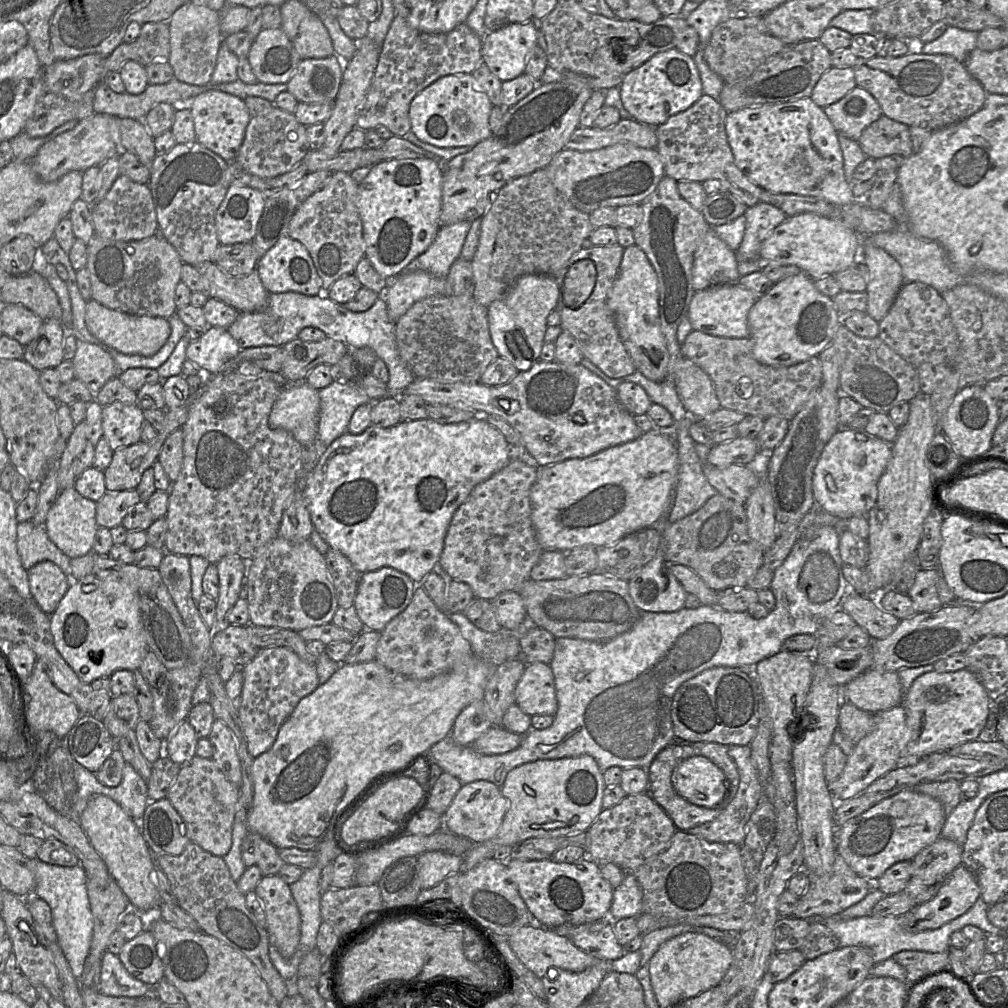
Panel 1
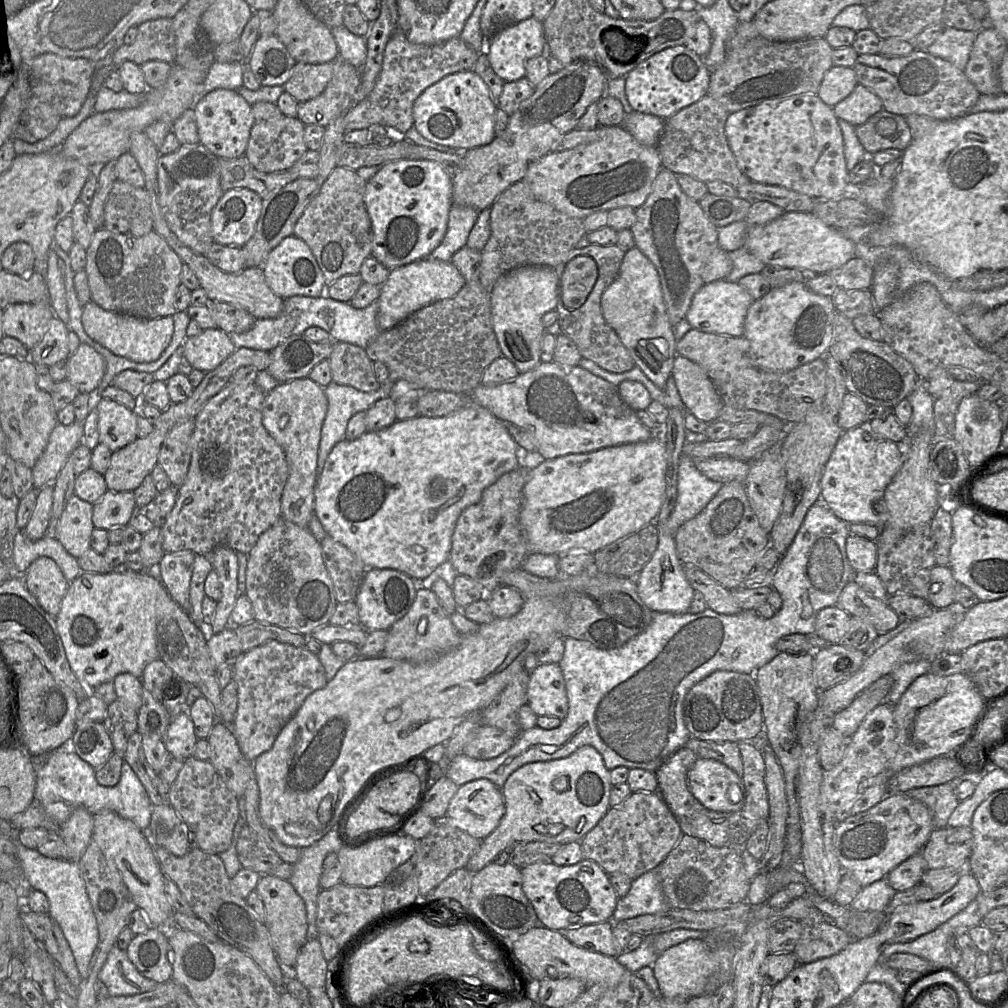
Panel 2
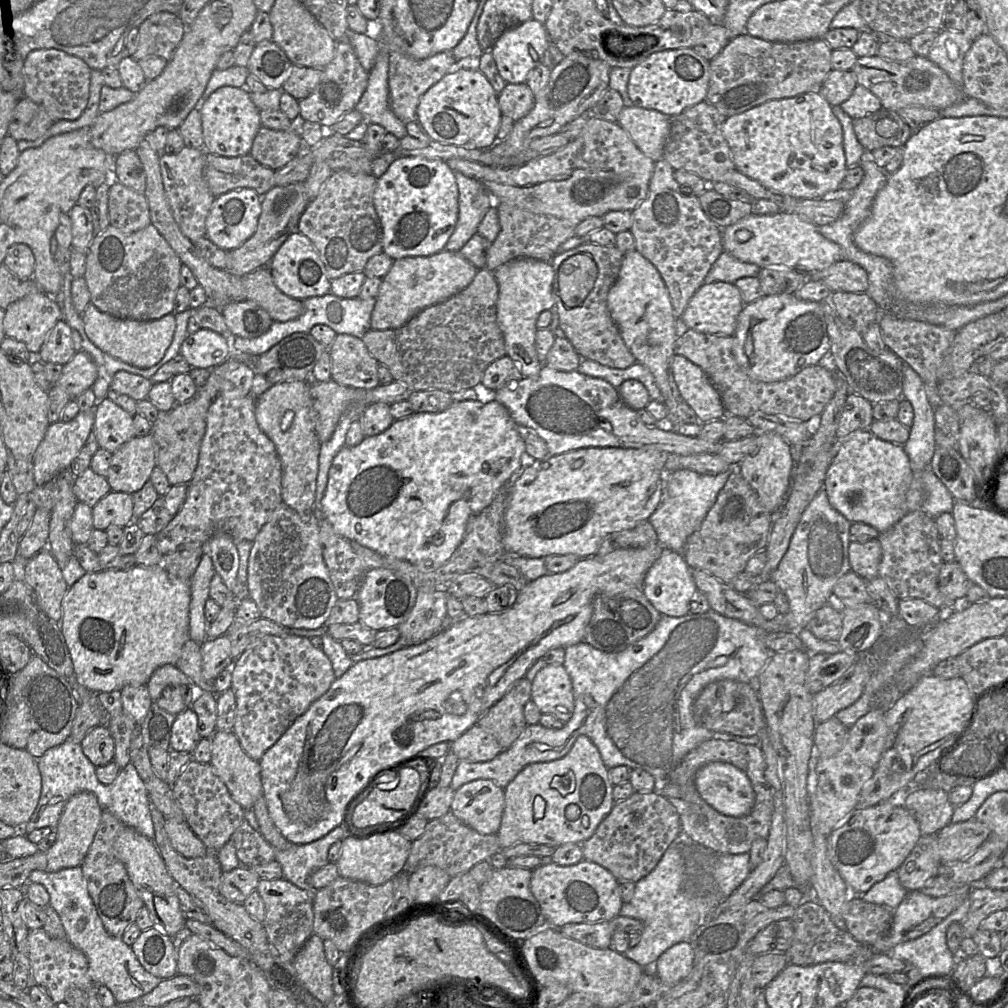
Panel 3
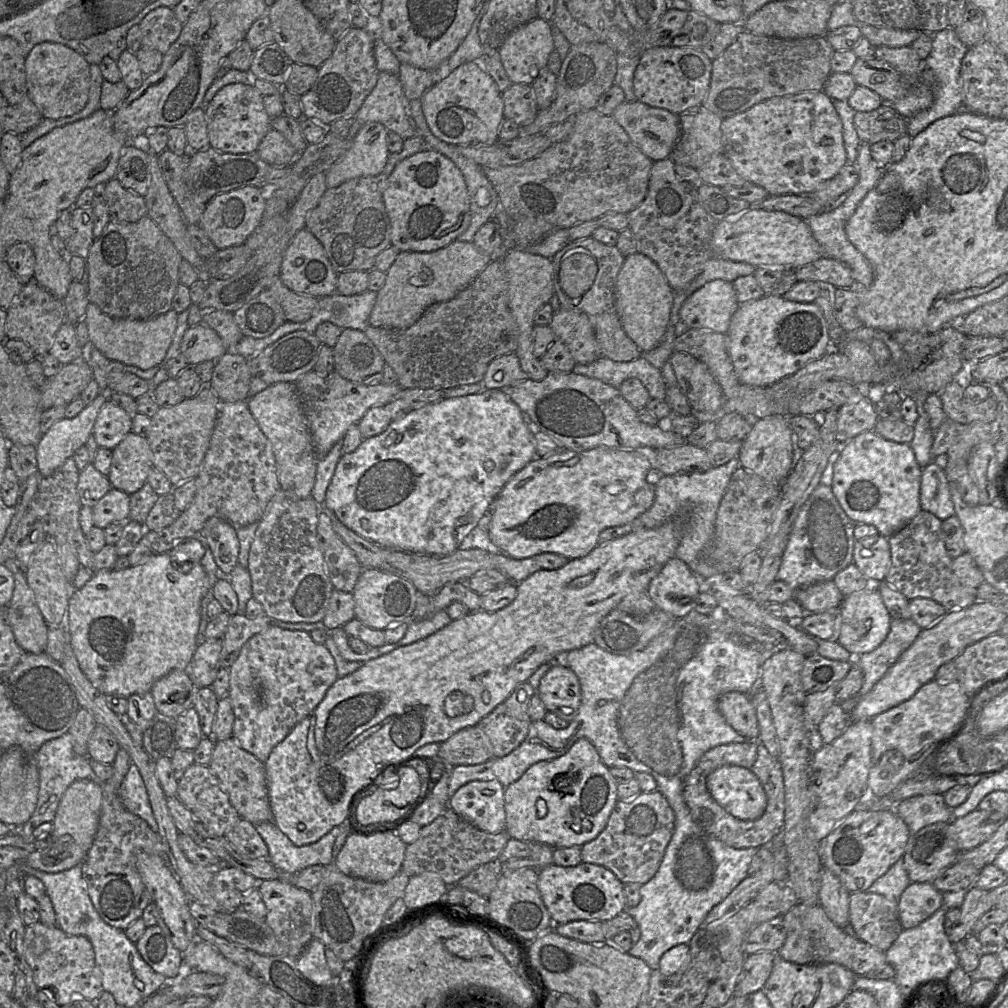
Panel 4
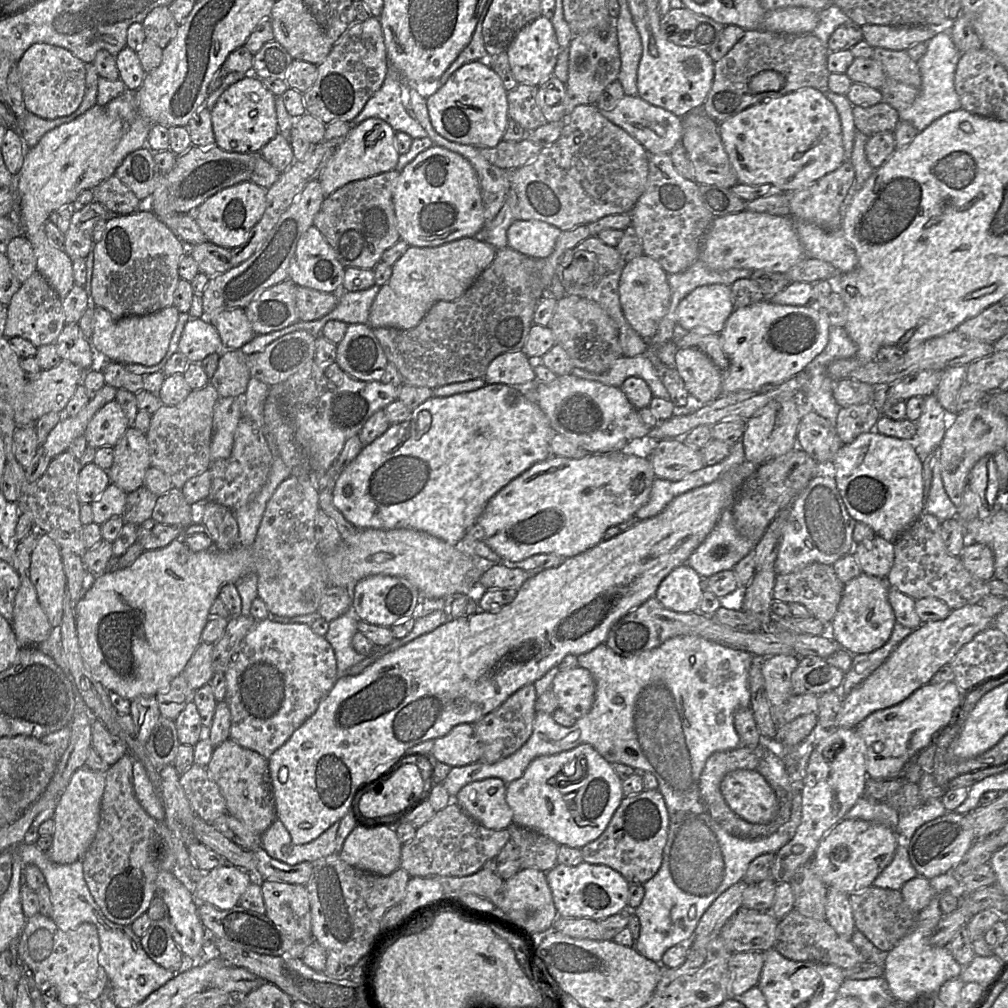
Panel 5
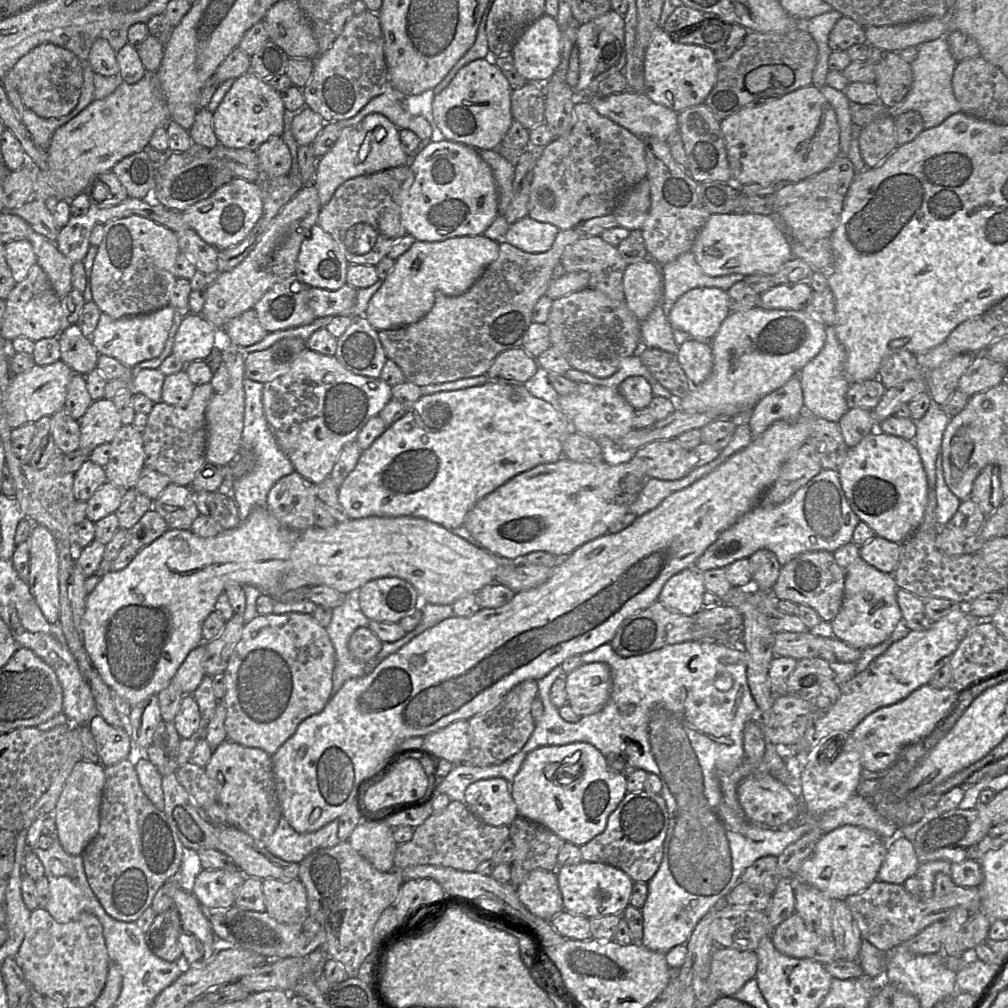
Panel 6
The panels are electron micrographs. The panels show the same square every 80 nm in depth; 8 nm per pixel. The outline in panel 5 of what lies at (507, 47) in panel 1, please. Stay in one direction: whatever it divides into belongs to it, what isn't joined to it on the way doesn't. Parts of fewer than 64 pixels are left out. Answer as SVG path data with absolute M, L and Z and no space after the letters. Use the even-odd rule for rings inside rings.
M539 16L522 28L506 50L510 68L519 83L539 86L553 75L560 46L551 19Z

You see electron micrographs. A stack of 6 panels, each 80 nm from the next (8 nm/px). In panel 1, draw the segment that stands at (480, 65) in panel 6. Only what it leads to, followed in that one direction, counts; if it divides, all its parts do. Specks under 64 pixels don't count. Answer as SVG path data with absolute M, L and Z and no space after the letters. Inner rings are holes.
M458 73L446 75L434 81L411 101L409 109L411 131L419 140L441 148L476 146L492 135L489 126L492 108L491 101L486 93L477 87L472 74Z

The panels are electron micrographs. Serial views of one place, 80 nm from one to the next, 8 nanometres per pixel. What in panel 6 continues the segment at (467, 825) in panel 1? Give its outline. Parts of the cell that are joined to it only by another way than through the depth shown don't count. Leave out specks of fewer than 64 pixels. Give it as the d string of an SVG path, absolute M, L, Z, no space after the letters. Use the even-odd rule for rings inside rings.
M504 778L473 782L465 790L464 802L479 819L492 826L509 826L518 816L510 784Z

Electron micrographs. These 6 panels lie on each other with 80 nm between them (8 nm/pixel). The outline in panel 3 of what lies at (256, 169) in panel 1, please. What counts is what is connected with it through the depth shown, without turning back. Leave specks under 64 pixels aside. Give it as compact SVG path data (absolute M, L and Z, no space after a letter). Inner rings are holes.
M298 125L289 130L272 130L263 126L258 130L249 155L261 165L277 170L293 160L302 147L302 138L298 132Z

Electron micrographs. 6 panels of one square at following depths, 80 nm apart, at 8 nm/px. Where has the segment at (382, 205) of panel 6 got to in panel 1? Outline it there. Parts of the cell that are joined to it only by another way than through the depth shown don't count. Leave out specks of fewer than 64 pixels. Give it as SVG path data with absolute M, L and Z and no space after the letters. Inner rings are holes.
M333 172L325 185L297 208L289 221L287 236L306 247L322 281L323 290L328 290L340 277L354 274L358 263L365 257L363 226L357 207L358 187L359 183L352 179L350 173Z

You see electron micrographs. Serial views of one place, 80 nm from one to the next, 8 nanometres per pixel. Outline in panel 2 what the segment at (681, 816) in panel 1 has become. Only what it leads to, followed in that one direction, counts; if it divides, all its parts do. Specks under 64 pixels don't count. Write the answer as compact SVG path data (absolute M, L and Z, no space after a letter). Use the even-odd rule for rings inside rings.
M683 746L655 771L658 793L676 818L704 807L692 795L687 785L687 773L697 759L691 749Z

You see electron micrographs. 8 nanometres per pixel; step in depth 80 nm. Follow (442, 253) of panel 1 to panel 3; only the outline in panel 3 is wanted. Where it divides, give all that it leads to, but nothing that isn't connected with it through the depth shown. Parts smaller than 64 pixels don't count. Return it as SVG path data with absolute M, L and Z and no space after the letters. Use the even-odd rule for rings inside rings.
M459 172L454 174L459 189L459 214L444 250L459 252L477 233L479 224L494 203L494 198L480 181Z

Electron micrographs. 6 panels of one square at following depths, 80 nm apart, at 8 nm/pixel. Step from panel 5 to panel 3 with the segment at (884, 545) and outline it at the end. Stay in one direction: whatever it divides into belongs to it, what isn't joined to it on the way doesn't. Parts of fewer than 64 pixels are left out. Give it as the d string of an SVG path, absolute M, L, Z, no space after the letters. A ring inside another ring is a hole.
M854 537L849 544L851 571L866 581L877 577L881 554L881 545L878 539Z

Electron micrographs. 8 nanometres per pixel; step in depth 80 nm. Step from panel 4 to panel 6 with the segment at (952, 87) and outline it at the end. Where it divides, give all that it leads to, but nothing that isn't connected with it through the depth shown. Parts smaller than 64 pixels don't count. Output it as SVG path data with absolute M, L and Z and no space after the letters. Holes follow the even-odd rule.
M946 37L927 41L918 46L918 54L911 68L913 82L906 97L896 106L889 108L890 115L897 118L899 115L913 110L922 116L924 129L940 125L951 115L961 111L952 88L952 78L957 61L950 52Z

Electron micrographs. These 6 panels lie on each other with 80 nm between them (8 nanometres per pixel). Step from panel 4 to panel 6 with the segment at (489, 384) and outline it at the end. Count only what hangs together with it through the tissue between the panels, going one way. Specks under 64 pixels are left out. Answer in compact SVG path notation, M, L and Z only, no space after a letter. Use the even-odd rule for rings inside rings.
M518 347L501 352L486 375L490 380L507 379L524 383L538 369L536 358L529 355L524 348Z

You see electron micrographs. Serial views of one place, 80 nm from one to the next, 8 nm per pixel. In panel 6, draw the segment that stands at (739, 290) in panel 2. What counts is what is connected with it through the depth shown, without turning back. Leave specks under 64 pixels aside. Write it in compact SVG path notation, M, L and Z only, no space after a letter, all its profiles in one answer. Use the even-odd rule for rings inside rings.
M698 287L678 298L667 319L673 329L682 330L694 339L711 341L730 313L727 291Z

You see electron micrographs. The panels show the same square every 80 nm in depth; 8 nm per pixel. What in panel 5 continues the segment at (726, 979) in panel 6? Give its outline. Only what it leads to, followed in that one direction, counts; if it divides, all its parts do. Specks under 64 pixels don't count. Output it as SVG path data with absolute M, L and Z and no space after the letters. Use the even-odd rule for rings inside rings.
M762 952L733 953L729 960L729 997L738 997L757 986L763 965Z

